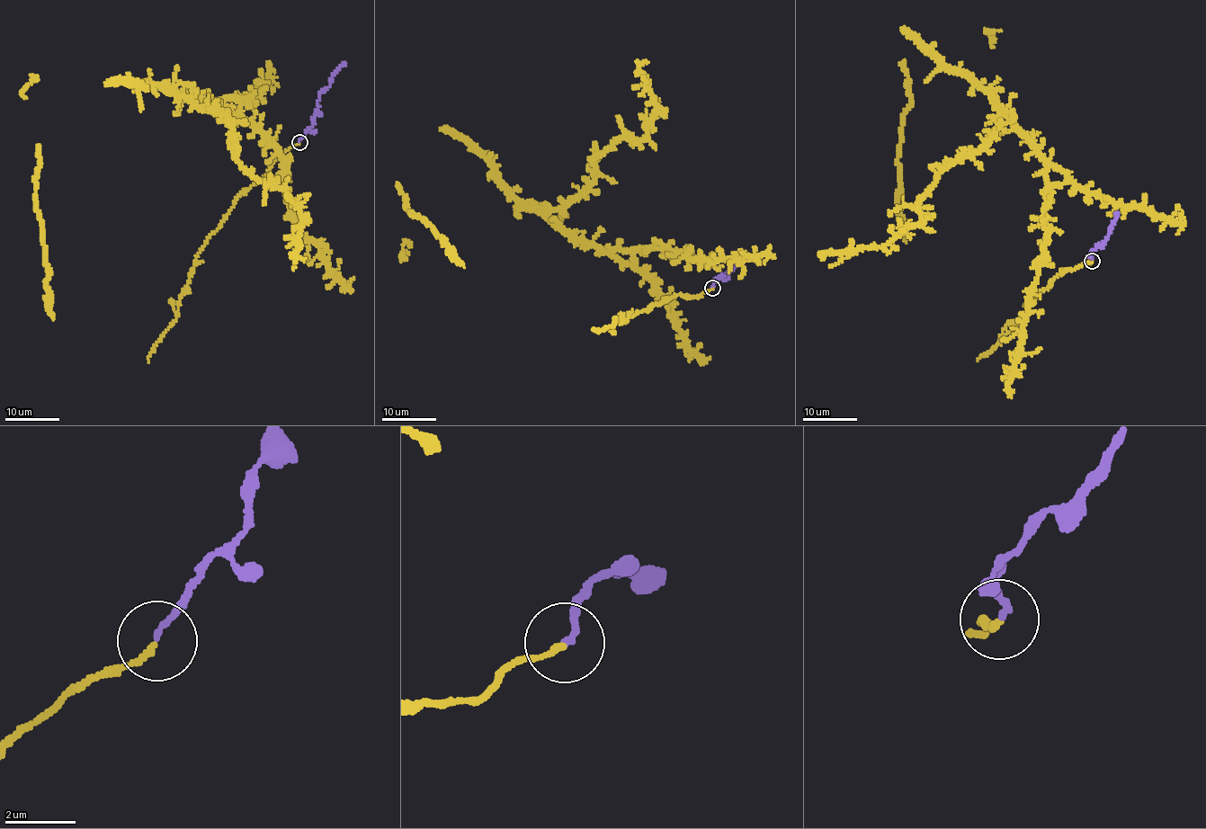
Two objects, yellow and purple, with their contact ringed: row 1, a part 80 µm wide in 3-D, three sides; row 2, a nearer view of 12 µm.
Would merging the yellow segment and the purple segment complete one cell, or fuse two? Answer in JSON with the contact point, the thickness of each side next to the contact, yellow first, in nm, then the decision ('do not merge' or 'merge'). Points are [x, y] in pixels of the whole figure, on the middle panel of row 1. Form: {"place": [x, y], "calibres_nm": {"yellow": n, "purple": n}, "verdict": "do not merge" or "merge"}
{"place": [712, 288], "calibres_nm": {"yellow": 150, "purple": 160}, "verdict": "merge"}

